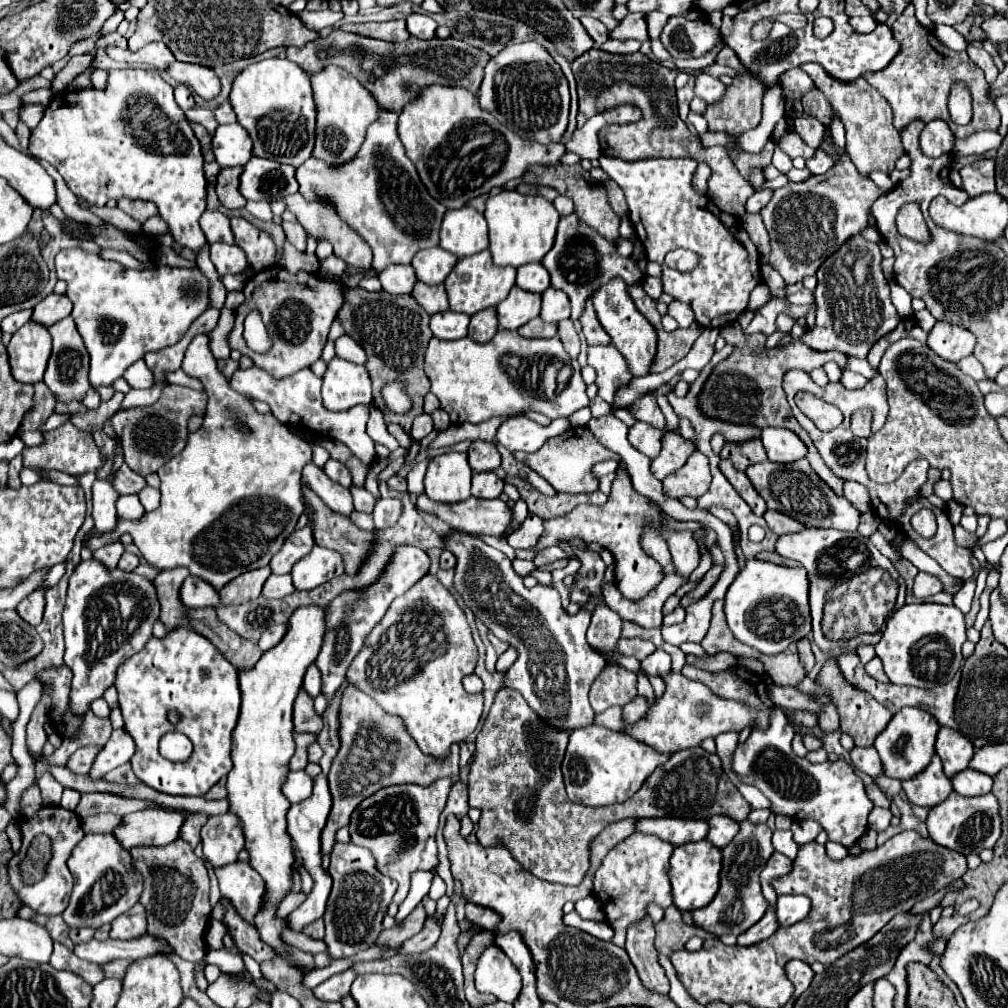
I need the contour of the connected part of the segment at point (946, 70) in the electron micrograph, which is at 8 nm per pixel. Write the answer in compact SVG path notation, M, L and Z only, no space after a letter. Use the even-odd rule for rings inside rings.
M909 5L903 11L903 15L891 25L891 29L893 29L893 37L897 37L897 41L901 41L901 53L881 73L871 73L865 79L893 107L897 129L903 129L913 119L933 121L937 117L949 123L951 131L957 139L965 139L983 129L991 129L991 131L999 129L999 111L997 111L995 103L987 97L989 85L985 81L985 75L975 63L969 61L965 51L955 53L955 51L947 49L943 43L939 43L939 39L935 37L933 31L927 31L925 27L921 27L917 23L917 19L913 15L913 5ZM955 81L965 83L973 97L973 119L969 125L953 123L949 109L947 109L947 97L949 97Z

